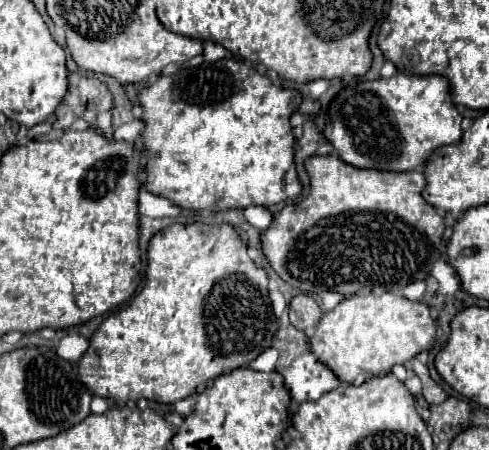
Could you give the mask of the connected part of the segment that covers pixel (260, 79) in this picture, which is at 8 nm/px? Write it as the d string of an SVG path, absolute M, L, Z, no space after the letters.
M234 56L196 66L176 66L174 74L162 72L154 84L136 94L136 102L142 106L140 120L144 122L142 146L146 154L150 152L144 166L144 188L168 198L178 208L194 212L246 208L252 204L272 206L296 198L302 186L294 166L294 134L290 126L294 96L296 92L274 86L264 74L234 60Z

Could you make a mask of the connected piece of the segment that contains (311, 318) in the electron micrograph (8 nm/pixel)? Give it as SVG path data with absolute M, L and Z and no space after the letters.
M298 294L292 298L290 302L290 322L292 326L296 326L298 330L310 330L318 324L318 320L322 318L322 310L316 304L316 300L312 300L310 296Z

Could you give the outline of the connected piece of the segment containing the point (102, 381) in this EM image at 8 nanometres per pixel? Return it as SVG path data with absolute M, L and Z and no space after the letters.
M170 224L166 228L162 228L160 232L156 232L150 242L148 242L148 268L146 268L146 282L142 286L142 290L136 294L136 298L132 298L124 308L120 308L118 312L110 314L98 328L96 332L90 336L90 348L82 354L82 358L78 360L78 378L82 378L82 384L94 394L94 396L104 396L110 398L114 402L130 402L130 400L154 400L160 404L172 404L174 400L182 400L192 396L198 388L206 386L208 380L214 380L220 374L226 374L234 368L240 366L248 366L258 354L262 354L266 348L272 346L272 332L278 328L276 316L272 312L270 306L270 298L268 298L268 276L262 268L256 268L254 262L248 258L246 254L246 244L236 236L236 228L230 224Z

